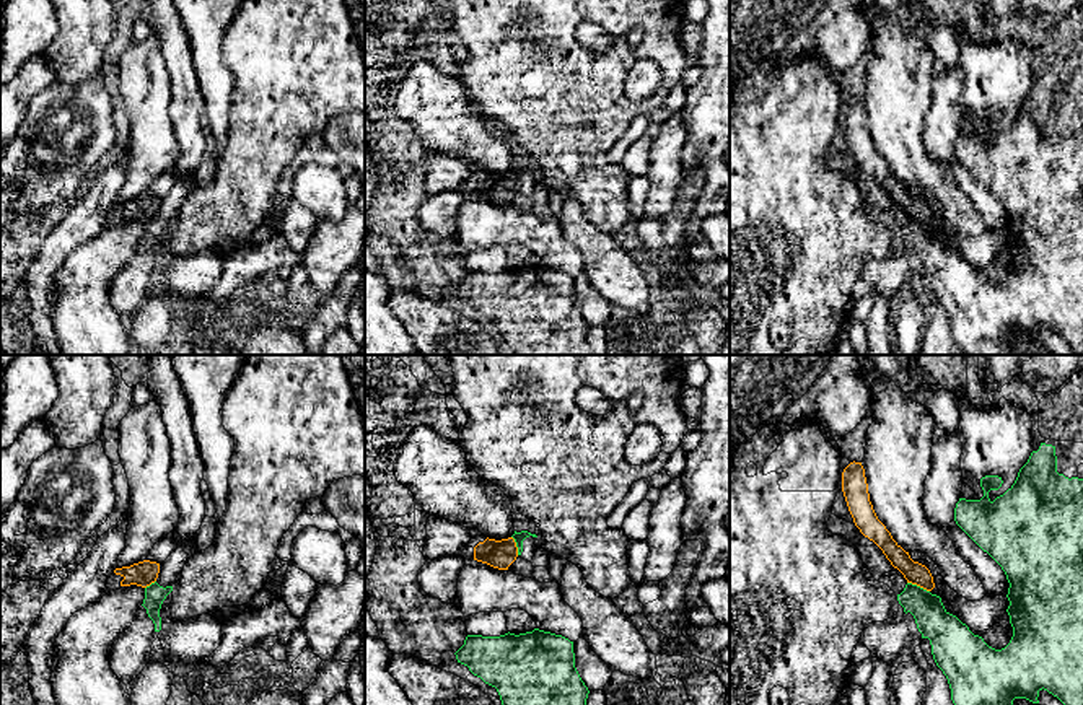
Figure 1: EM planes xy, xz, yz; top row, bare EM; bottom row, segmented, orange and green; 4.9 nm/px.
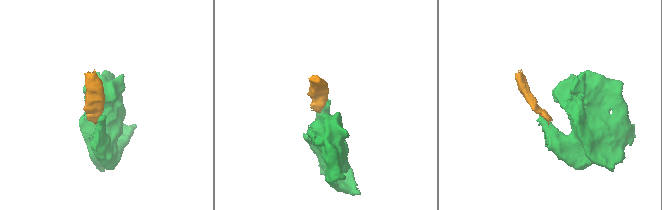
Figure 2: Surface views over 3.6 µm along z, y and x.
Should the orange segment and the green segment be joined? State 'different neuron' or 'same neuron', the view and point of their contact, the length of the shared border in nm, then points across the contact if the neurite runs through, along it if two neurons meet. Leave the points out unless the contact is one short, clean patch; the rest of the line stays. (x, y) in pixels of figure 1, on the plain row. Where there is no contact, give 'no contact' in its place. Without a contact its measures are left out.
different neuron; meets orange in yz at (919, 220); contact 120 nm long; border along yz (907, 217), (929, 227)

